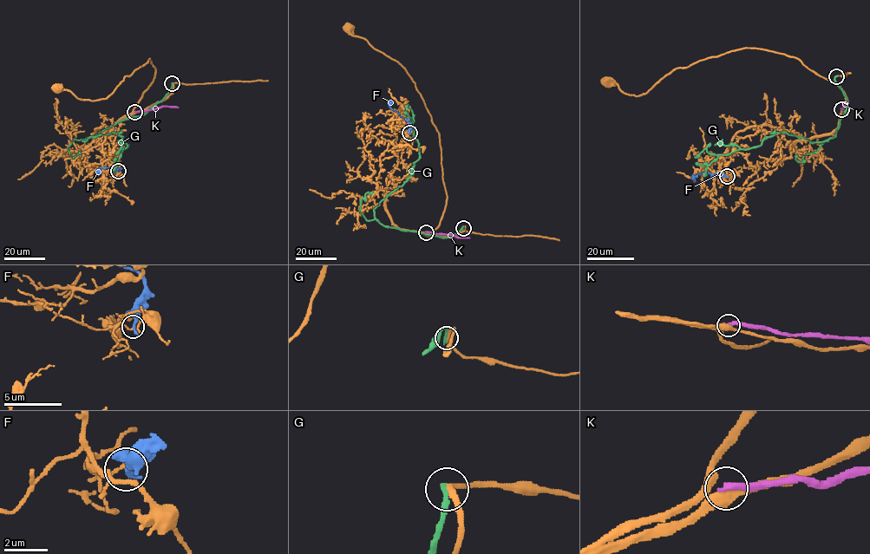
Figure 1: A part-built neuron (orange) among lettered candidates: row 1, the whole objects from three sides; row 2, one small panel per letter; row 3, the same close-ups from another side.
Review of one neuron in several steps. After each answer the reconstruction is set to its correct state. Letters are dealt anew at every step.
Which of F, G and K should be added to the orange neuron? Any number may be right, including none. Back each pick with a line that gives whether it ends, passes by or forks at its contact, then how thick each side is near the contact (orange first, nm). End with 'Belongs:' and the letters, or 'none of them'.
Belongs: none of them

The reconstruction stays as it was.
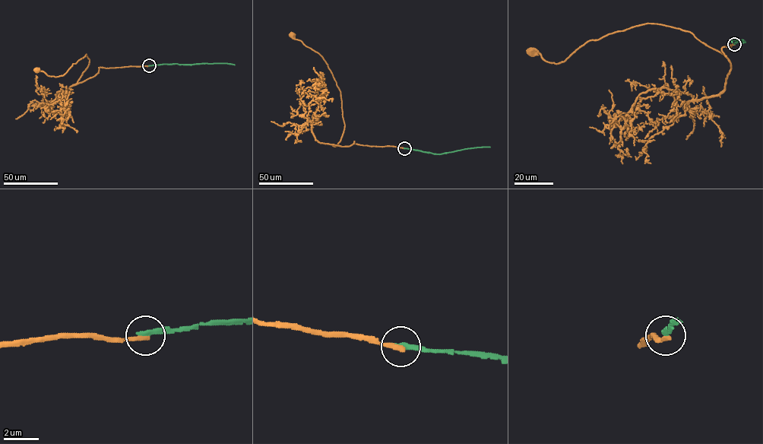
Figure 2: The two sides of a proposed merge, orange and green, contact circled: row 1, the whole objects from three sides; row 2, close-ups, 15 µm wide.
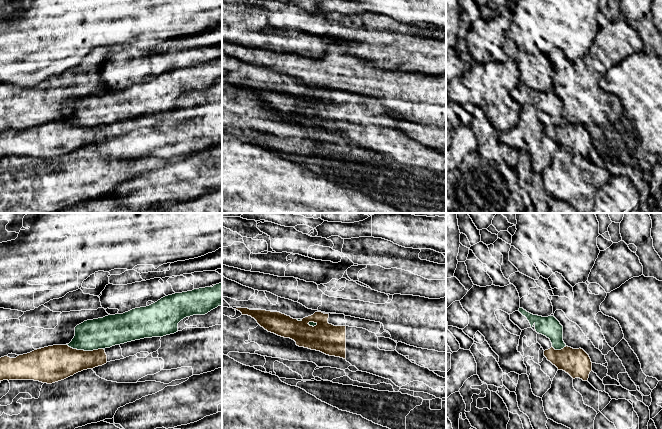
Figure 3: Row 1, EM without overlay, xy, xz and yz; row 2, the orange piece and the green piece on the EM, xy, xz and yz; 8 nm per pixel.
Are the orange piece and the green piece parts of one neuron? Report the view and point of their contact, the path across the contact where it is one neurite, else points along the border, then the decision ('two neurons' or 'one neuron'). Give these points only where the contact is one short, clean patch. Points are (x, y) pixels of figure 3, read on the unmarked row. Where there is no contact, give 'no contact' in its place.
xy (85, 127) | two neurons

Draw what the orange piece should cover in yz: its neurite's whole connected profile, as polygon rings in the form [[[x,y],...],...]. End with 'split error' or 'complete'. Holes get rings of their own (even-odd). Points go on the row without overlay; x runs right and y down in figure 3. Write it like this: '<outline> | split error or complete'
[[[566,122],[561,126],[555,126],[551,123],[544,127],[544,132],[558,146],[565,147],[573,155],[580,154],[583,157],[588,157],[589,150],[592,147],[592,138],[583,125],[573,125]]] | complete

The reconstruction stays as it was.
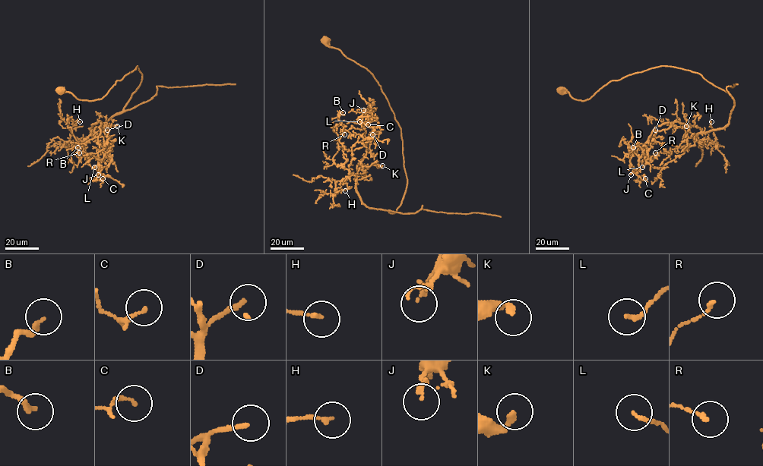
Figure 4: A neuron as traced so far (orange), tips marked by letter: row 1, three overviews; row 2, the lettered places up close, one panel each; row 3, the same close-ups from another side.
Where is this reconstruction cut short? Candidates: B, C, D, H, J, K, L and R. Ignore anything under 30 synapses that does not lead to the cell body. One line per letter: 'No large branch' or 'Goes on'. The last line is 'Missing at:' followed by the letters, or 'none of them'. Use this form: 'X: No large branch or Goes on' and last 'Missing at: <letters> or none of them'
B: No large branch
C: No large branch
D: Goes on
H: No large branch
J: No large branch
K: No large branch
L: Goes on
R: No large branch
Missing at: D, L

